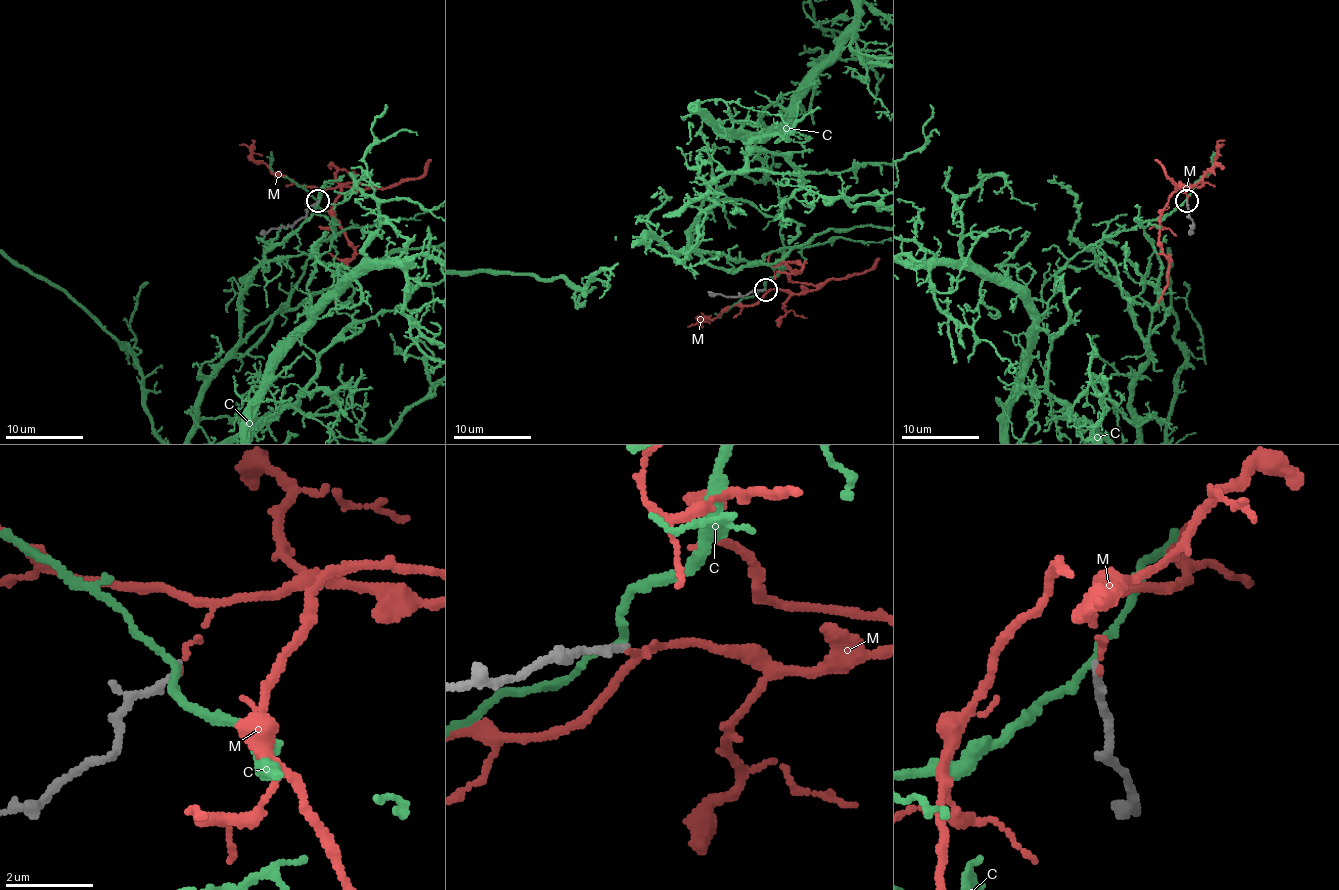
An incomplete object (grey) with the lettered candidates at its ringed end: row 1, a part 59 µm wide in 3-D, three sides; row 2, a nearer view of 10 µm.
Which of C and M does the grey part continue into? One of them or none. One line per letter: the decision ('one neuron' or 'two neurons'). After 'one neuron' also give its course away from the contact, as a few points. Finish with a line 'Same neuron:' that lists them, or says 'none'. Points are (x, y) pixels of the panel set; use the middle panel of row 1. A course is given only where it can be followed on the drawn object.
C: two neurons
M: two neurons
Same neuron: none

